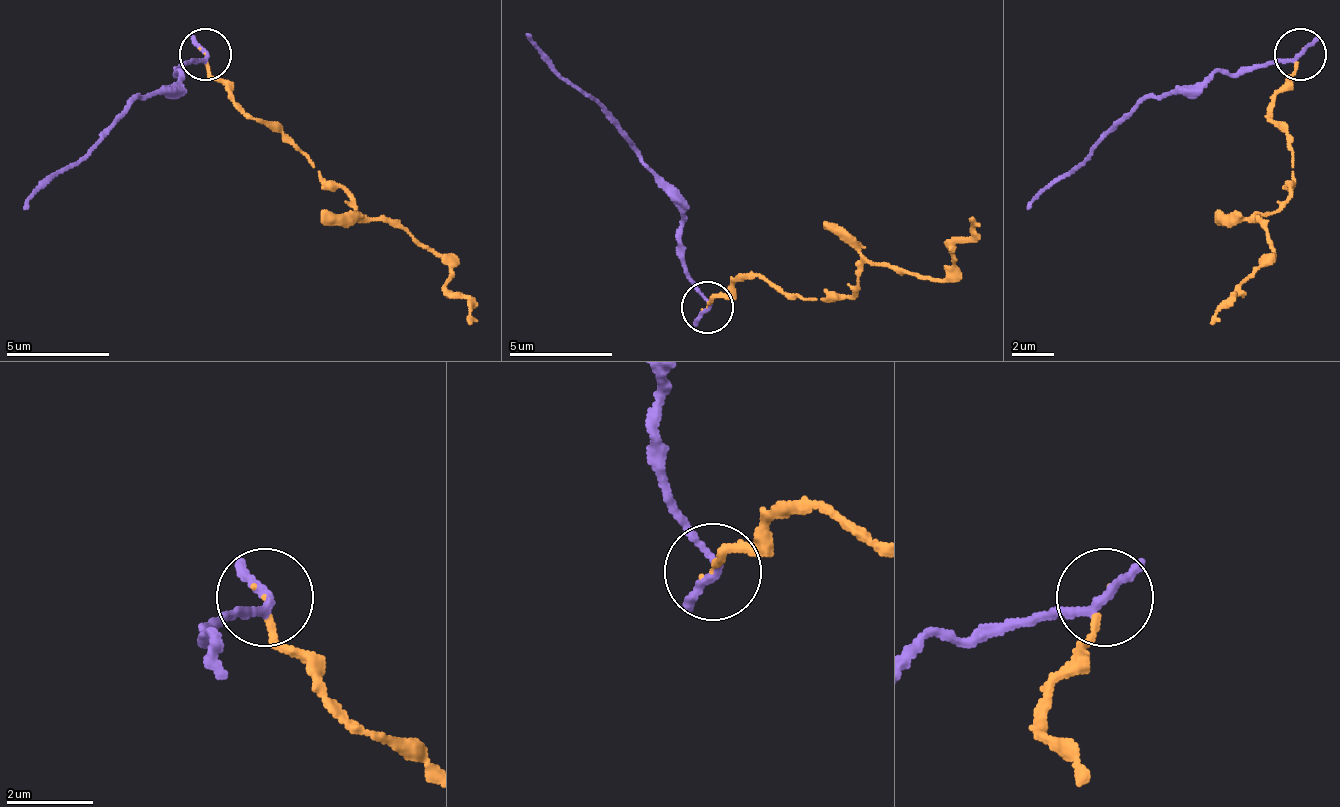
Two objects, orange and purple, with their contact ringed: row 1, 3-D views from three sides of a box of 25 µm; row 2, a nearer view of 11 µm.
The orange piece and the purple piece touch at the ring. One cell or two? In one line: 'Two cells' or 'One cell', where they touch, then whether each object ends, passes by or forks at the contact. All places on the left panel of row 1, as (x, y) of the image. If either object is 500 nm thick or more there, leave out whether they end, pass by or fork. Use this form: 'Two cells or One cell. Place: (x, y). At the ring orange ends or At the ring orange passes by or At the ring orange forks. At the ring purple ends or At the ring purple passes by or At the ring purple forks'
Two cells. Place: (205, 54). At the ring orange ends. At the ring purple passes by

